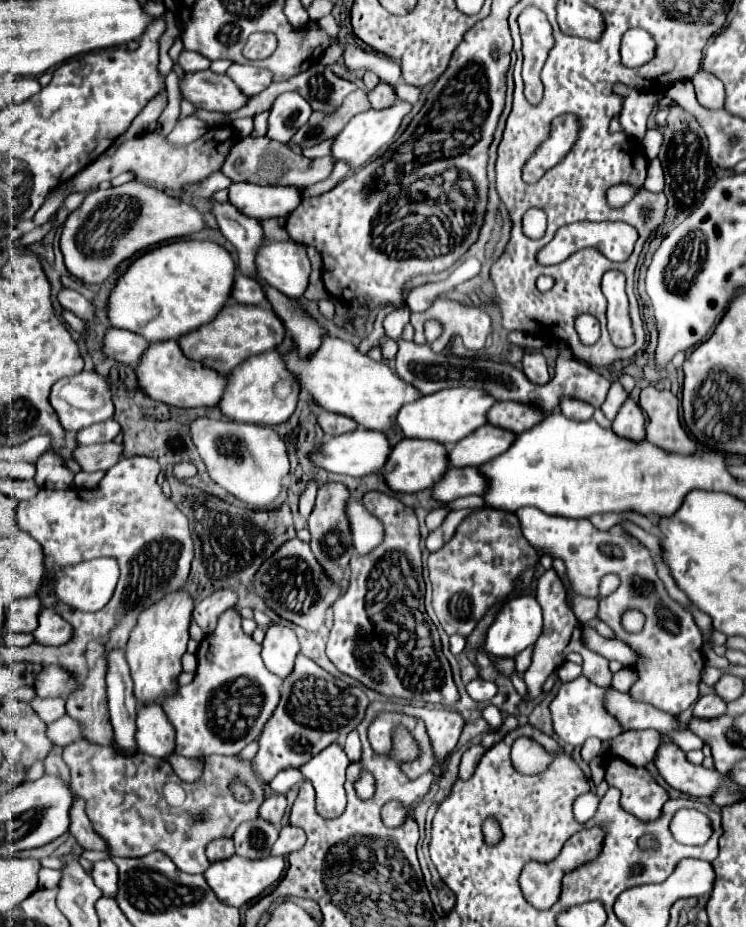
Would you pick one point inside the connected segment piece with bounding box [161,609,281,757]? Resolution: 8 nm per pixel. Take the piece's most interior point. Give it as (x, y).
(224, 708)

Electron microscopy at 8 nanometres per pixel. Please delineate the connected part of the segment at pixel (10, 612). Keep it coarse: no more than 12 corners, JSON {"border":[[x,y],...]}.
{"border":[[13,601],[5,627],[11,633],[33,633],[41,601]]}

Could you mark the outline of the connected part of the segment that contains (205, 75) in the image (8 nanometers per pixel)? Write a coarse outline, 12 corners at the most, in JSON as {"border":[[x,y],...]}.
{"border":[[183,73],[181,97],[231,113],[247,103],[227,75]]}

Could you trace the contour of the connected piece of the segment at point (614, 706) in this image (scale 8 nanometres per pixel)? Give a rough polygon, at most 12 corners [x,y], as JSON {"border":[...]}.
{"border":[[613,685],[603,707],[623,731],[657,729],[683,751],[703,741],[673,715],[635,701]]}

